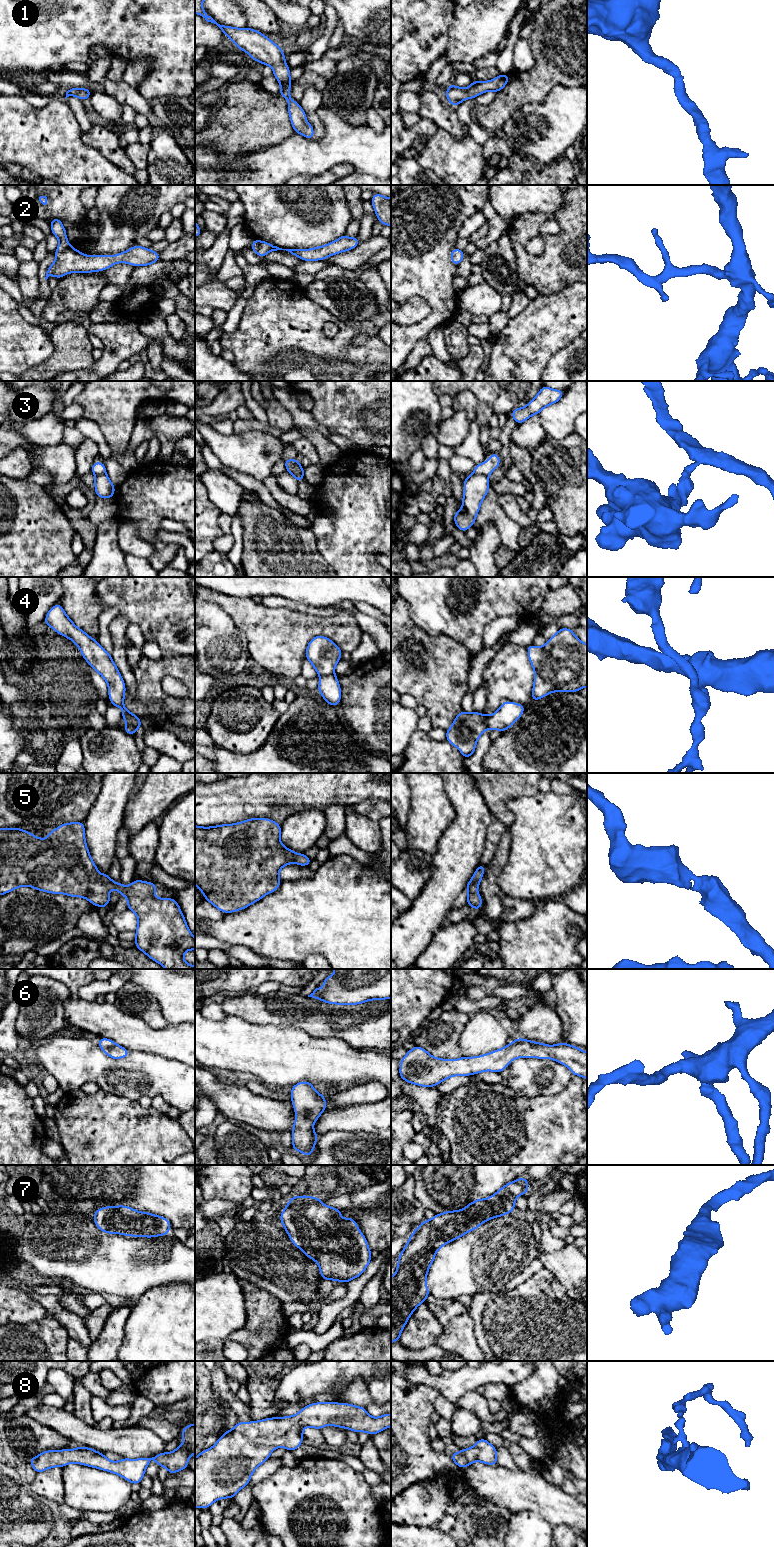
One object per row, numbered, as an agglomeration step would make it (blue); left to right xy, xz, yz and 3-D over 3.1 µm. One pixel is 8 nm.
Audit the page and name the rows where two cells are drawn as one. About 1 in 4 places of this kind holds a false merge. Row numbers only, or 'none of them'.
3, 4

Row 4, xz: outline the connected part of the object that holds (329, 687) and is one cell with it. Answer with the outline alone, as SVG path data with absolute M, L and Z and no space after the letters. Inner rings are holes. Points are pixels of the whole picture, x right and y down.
M336 674L321 677L317 690L329 705L339 706L341 700L341 687Z

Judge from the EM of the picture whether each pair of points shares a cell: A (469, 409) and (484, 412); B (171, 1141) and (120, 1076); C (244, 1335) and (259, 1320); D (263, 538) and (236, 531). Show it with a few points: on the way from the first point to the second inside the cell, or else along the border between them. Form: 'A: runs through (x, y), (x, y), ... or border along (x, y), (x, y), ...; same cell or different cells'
A: border along (469, 391), (477, 401), (476, 418); different cells
B: border along (115, 1094), (138, 1101); different cells
C: runs through (248, 1333), (257, 1324); same cell
D: border along (236, 513), (240, 519), (242, 535), (241, 556); different cells

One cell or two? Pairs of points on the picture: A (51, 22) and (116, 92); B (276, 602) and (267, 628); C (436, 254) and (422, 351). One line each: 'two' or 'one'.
A: two
B: two
C: two

